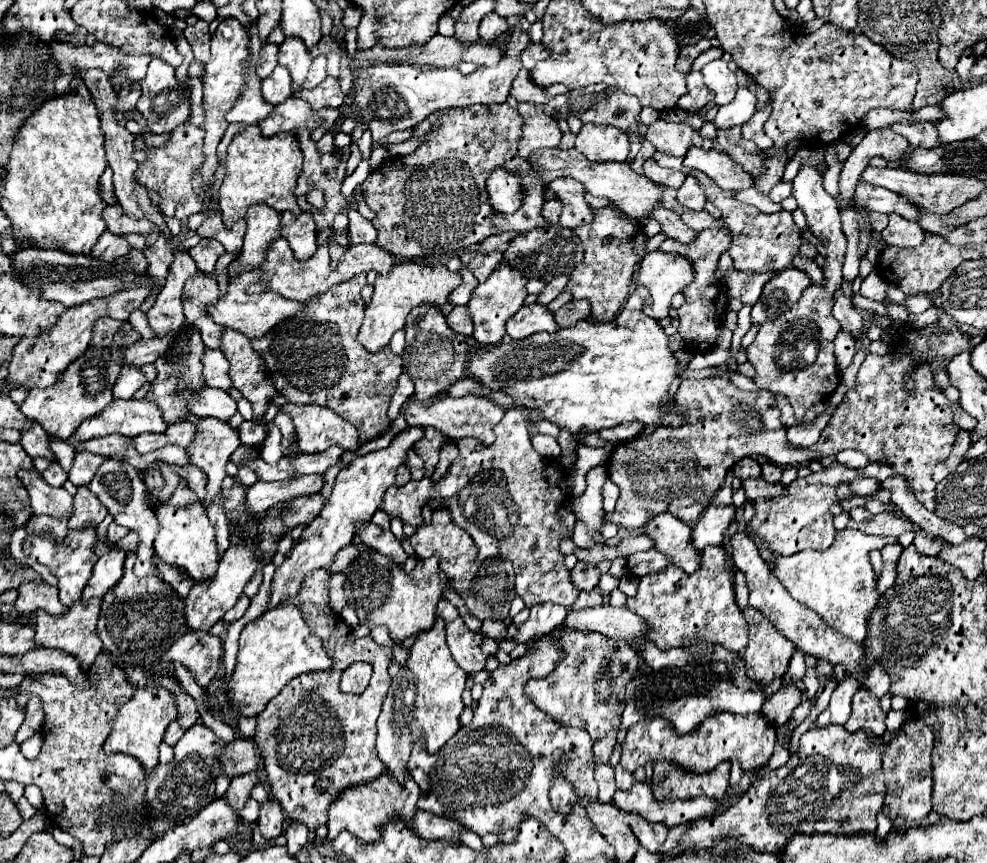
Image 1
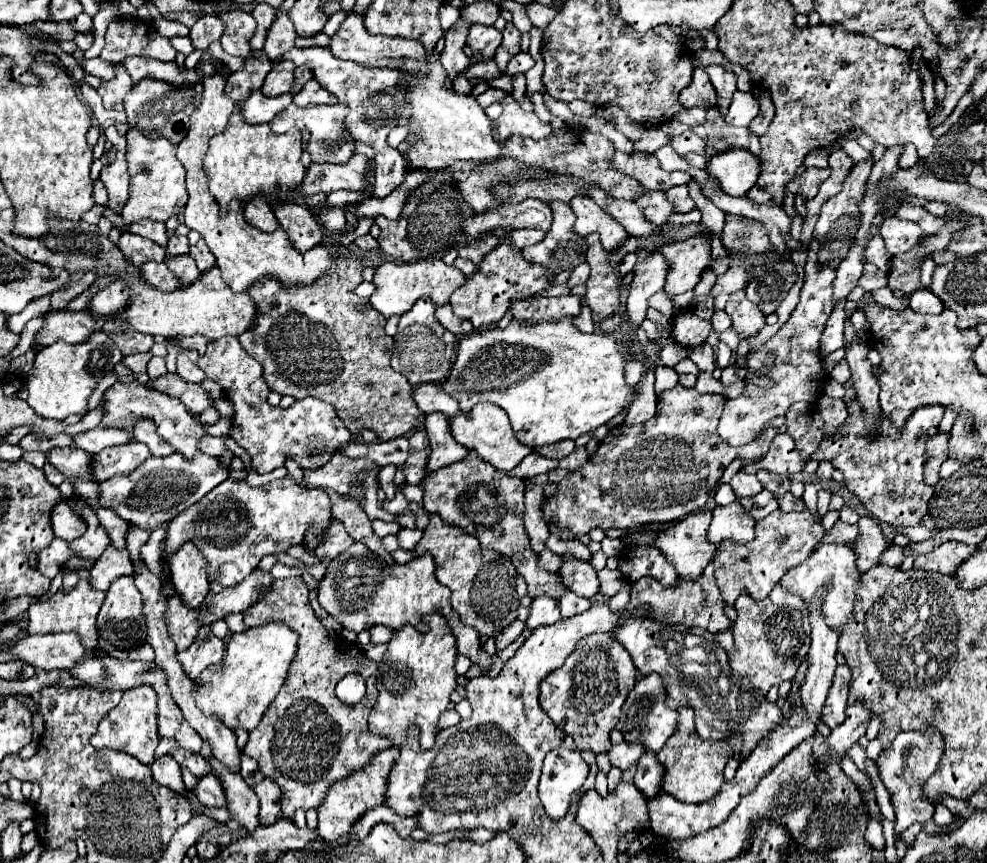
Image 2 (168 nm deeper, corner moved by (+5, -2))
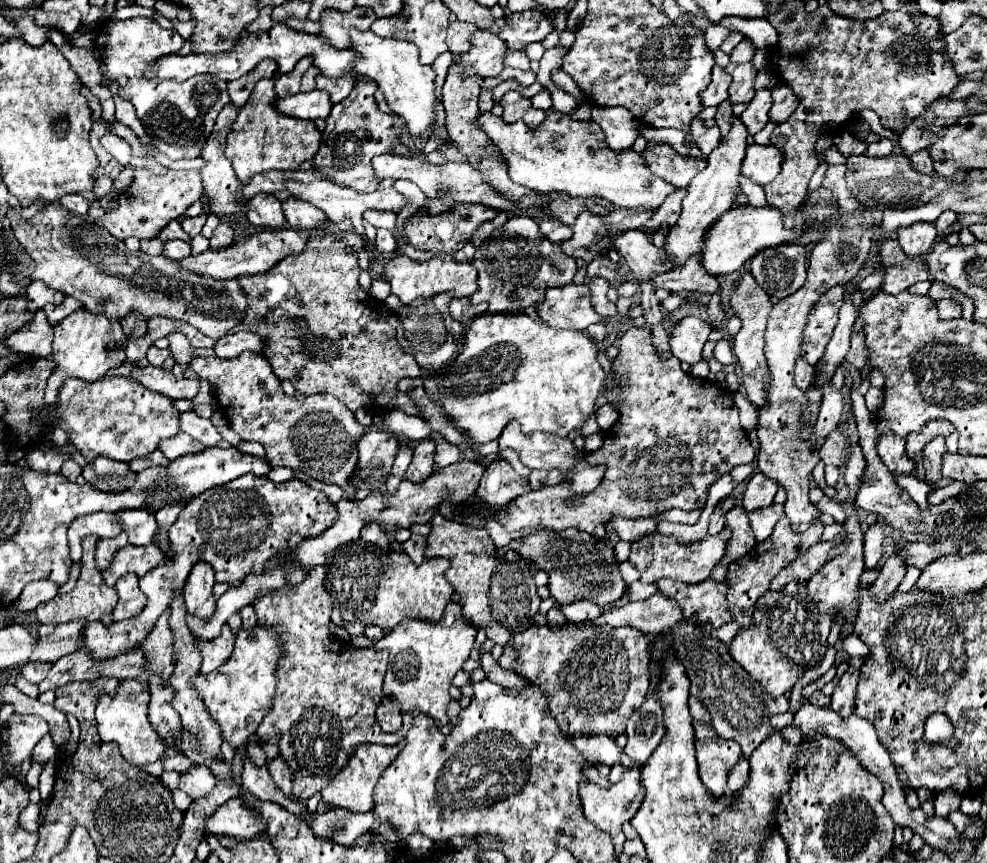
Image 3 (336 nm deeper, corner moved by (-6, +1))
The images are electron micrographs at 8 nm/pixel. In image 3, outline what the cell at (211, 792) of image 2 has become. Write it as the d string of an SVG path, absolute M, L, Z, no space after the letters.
M193 765L193 771L181 775L179 789L185 791L191 799L205 797L215 787L215 777L205 765Z

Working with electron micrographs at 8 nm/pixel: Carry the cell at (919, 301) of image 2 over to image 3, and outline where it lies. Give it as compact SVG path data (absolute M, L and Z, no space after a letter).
M941 299L937 301L941 319L959 319L961 317L961 303L955 299Z

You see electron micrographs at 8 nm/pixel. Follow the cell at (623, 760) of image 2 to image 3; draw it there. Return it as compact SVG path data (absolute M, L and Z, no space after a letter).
M575 735L571 739L571 743L593 765L597 765L597 763L613 765L619 761L619 757L623 753L623 749L619 749L615 745L613 737L609 737L609 735Z

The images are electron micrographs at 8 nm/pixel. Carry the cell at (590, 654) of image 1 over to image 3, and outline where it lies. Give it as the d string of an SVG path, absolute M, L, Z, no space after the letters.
M565 623L563 627L549 629L549 625L533 625L523 635L515 635L497 659L503 669L515 669L523 677L521 665L527 663L527 679L537 685L549 699L549 709L555 715L557 725L563 735L621 735L625 731L629 715L643 703L649 689L649 637L637 629L629 627L609 627L609 625L583 625Z

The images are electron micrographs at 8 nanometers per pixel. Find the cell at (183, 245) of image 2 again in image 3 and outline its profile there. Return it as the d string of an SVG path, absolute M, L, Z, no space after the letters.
M203 211L203 213L199 213L197 217L189 217L189 219L185 219L181 225L183 225L185 233L189 233L189 237L195 237L195 235L201 233L201 227L205 225L205 219L207 219L207 213Z

